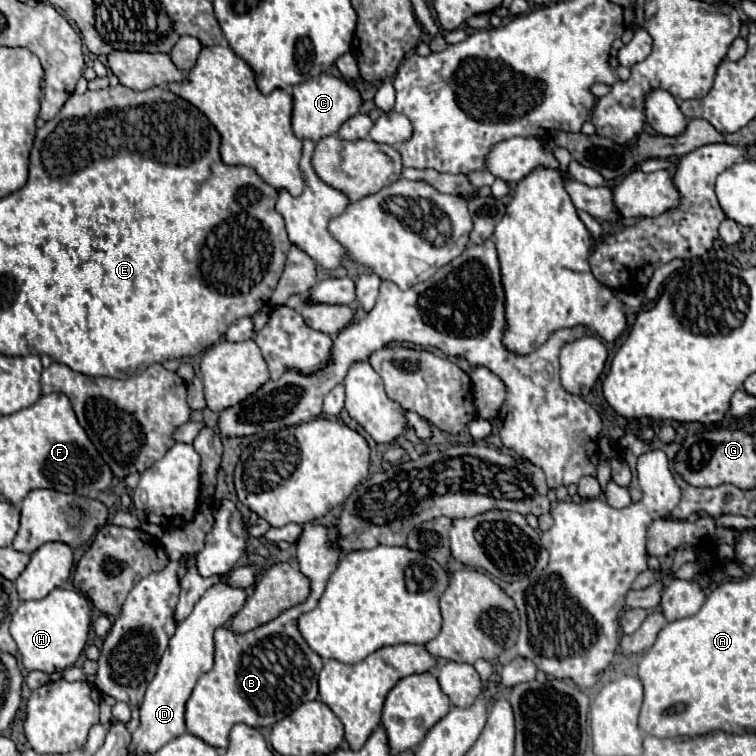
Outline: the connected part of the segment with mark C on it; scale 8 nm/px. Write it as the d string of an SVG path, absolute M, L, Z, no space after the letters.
M323 73L315 79L295 85L291 95L293 95L293 113L291 113L293 133L299 139L311 139L315 143L327 135L335 135L347 119L359 113L359 107L361 107L359 91L351 83L337 79L329 73Z

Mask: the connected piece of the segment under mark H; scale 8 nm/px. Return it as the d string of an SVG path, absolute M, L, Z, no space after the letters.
M53 589L47 597L37 599L37 601L21 601L19 609L15 611L13 619L11 619L11 637L15 639L19 653L21 653L21 661L25 665L27 671L43 671L43 673L53 673L57 671L65 671L67 667L71 667L77 657L81 655L85 643L87 643L87 635L89 635L89 625L91 625L91 611L89 611L89 601L85 595L79 595L73 589Z

